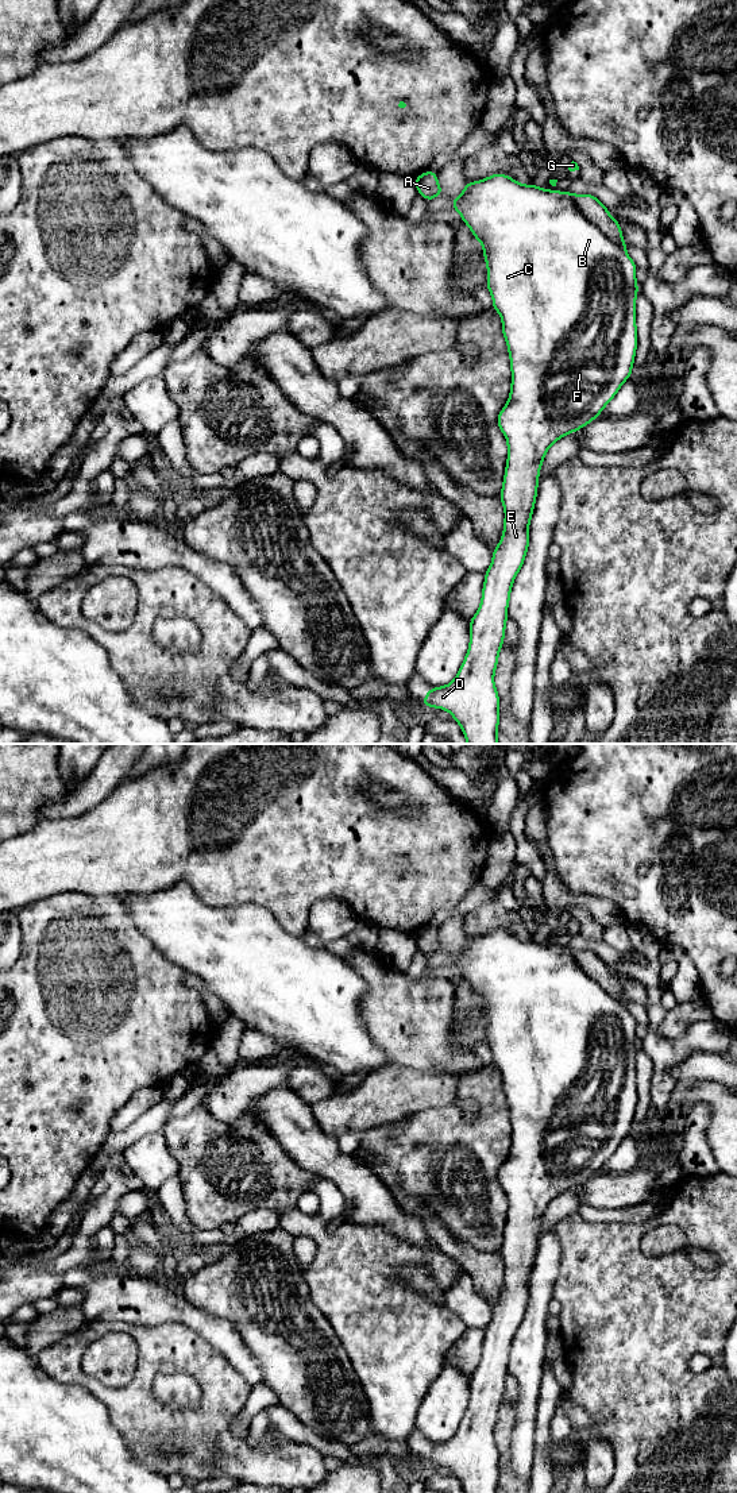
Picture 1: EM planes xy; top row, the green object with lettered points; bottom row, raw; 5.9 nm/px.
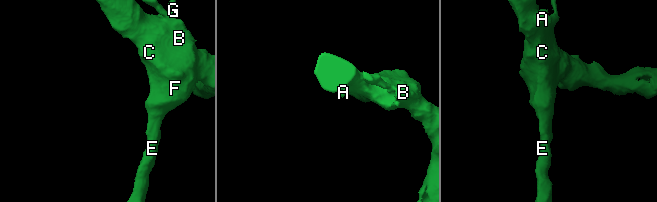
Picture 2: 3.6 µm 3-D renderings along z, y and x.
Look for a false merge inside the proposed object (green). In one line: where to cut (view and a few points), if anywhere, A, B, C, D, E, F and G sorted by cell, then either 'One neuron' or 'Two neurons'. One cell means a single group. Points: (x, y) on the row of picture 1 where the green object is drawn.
Split along xy (567, 191), (577, 208), (624, 250). Groups: A B C D E F / G. Two neurons

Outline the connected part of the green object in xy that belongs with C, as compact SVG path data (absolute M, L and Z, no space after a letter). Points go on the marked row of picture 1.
M497 173L481 181L466 182L462 194L452 200L452 209L460 213L462 221L483 244L486 286L493 297L493 309L501 315L502 333L510 356L510 397L497 417L508 441L508 462L499 494L505 521L501 541L493 549L493 562L485 574L481 606L470 620L470 645L462 667L449 684L431 688L421 705L451 713L467 744L499 744L499 695L494 686L494 672L505 639L512 585L529 547L529 522L537 497L540 468L548 448L595 420L632 377L637 348L637 266L625 250L582 215L568 192L548 192L535 184L522 185Z

